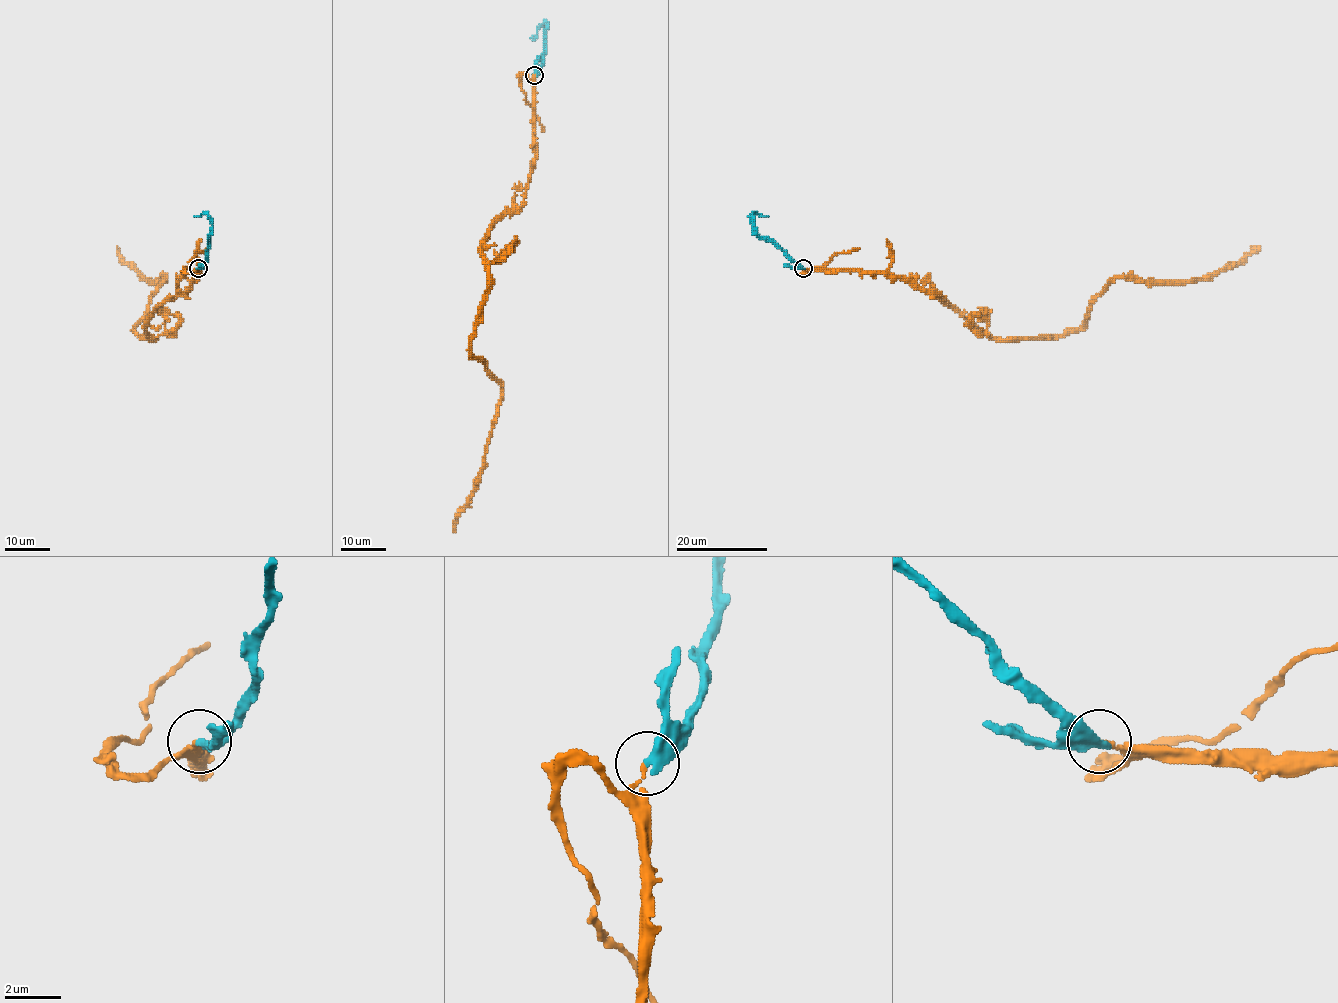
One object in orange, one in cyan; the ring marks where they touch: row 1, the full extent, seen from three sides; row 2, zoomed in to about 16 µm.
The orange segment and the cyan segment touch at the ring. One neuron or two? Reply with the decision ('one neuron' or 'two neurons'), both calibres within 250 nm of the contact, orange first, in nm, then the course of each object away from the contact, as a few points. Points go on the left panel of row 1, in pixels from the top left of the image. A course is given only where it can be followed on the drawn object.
one neuron | 140/400 nm | orange via (198, 268), (181, 295), (155, 310), (146, 340), (134, 327), (165, 278), (150, 282), (116, 247) | cyan via (198, 268), (207, 257), (212, 221), (204, 212), (195, 216)

